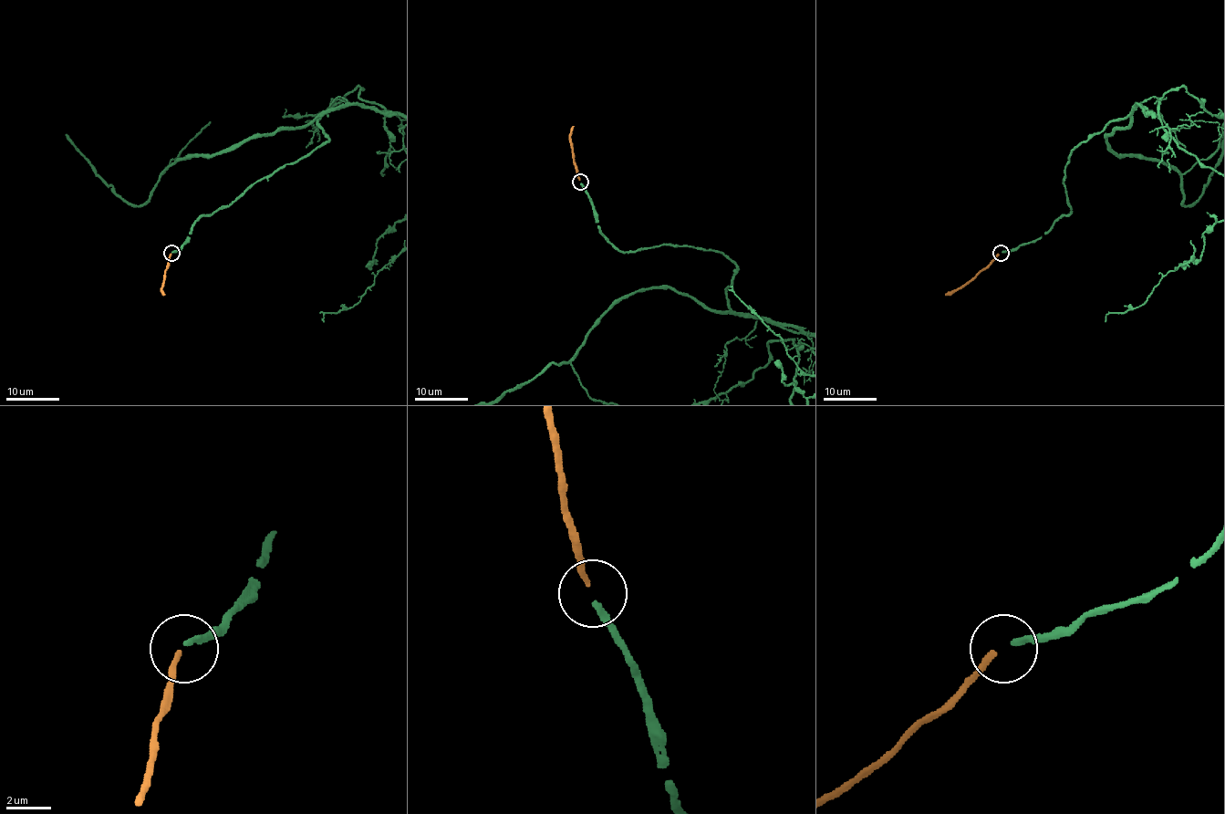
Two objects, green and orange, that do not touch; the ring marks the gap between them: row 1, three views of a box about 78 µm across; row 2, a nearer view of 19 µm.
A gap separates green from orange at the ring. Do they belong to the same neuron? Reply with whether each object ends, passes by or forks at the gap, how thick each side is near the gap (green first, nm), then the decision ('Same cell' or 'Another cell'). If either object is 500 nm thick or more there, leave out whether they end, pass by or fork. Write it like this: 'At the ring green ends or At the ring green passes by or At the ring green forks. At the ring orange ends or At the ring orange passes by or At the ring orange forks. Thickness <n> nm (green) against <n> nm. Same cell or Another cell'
At the ring green ends. At the ring orange ends. Thickness 280 nm (green) against 240 nm. Another cell

